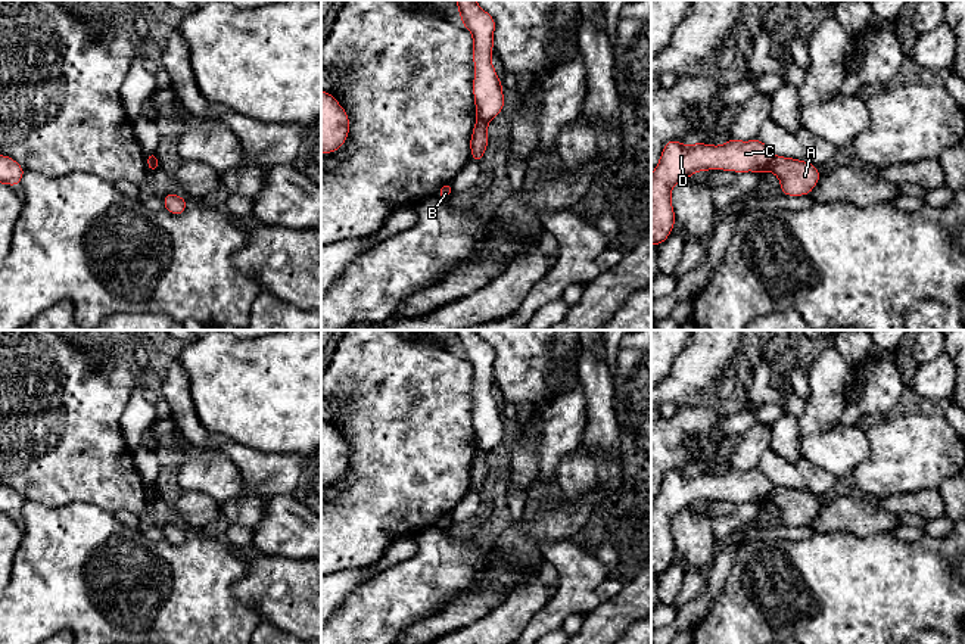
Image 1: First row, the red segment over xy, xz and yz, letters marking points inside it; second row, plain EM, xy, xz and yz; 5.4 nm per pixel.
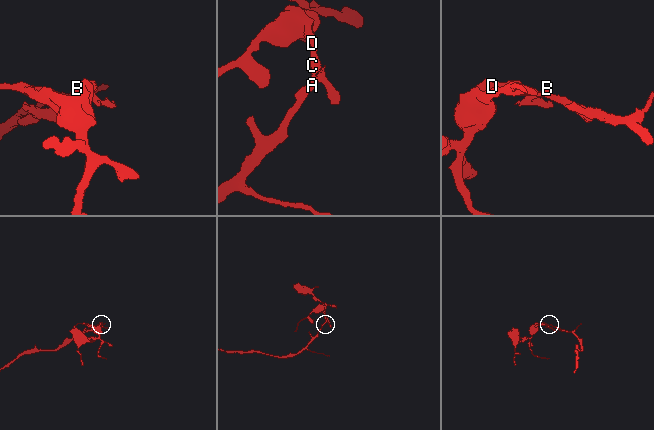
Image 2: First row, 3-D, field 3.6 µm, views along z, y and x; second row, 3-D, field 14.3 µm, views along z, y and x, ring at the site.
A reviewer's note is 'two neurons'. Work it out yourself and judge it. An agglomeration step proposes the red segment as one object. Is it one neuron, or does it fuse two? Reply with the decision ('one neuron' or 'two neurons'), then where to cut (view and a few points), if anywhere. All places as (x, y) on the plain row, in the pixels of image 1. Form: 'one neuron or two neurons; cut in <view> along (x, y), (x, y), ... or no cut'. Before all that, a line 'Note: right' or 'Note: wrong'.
Note: right
two neurons; cut in yz along (775, 487), (769, 500)

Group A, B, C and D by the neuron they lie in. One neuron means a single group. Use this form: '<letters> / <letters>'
A B / C D

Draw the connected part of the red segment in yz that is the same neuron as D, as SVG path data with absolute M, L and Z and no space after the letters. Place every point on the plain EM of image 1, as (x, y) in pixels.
M731 467L720 476L685 476L682 472L669 470L651 504L651 575L663 575L675 556L670 531L673 516L698 501L771 501L773 488L772 480L760 469L741 472Z

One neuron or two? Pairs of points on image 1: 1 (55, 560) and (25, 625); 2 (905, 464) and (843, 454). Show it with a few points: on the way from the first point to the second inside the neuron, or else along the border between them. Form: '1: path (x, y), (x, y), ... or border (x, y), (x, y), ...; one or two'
1: path (55, 576), (55, 585), (31, 609); one
2: border (867, 431), (869, 453), (850, 472); two

